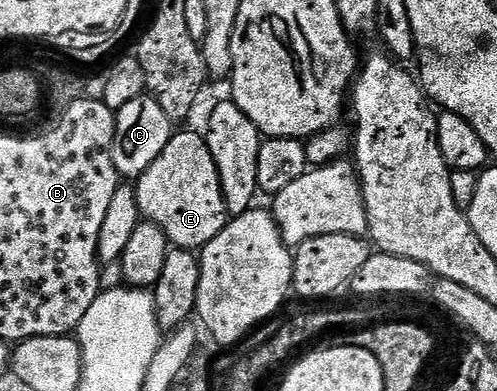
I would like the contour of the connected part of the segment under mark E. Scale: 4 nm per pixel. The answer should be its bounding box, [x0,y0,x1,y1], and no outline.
[136,130,228,251]

